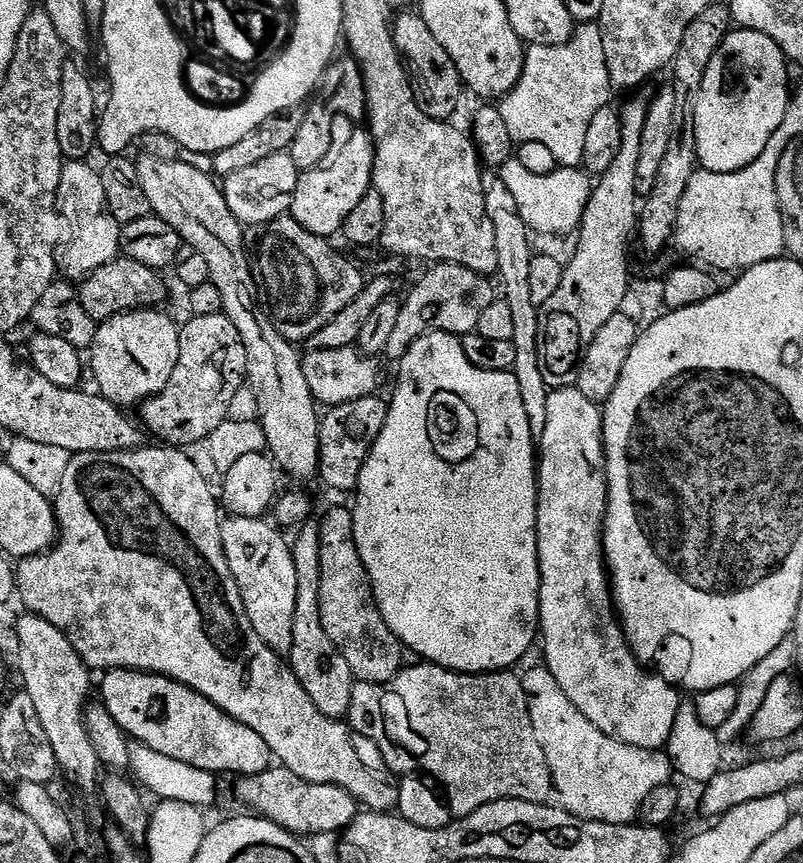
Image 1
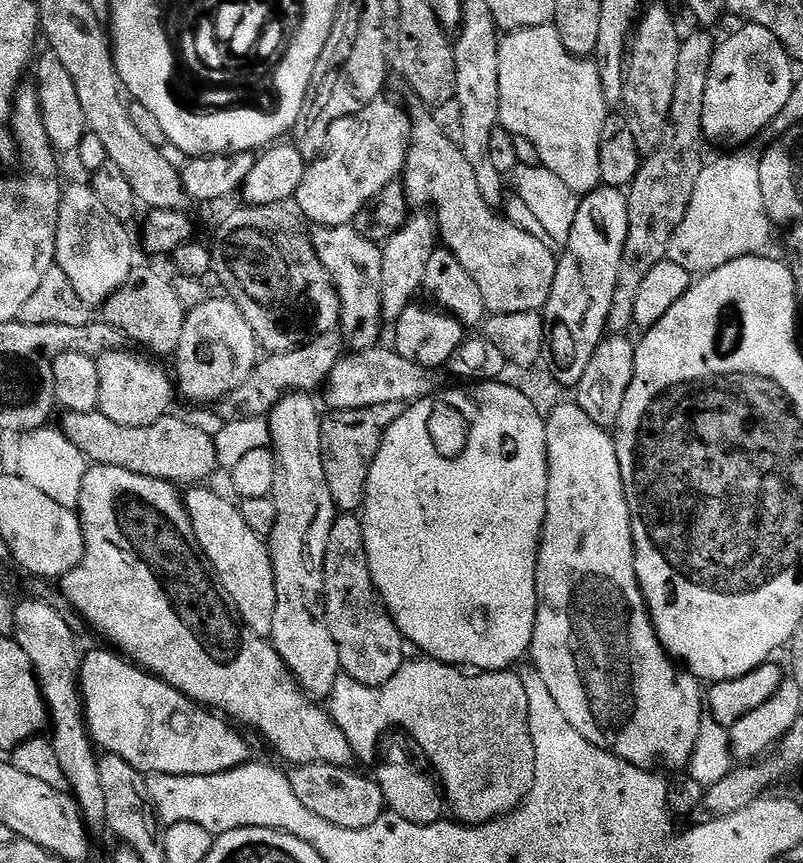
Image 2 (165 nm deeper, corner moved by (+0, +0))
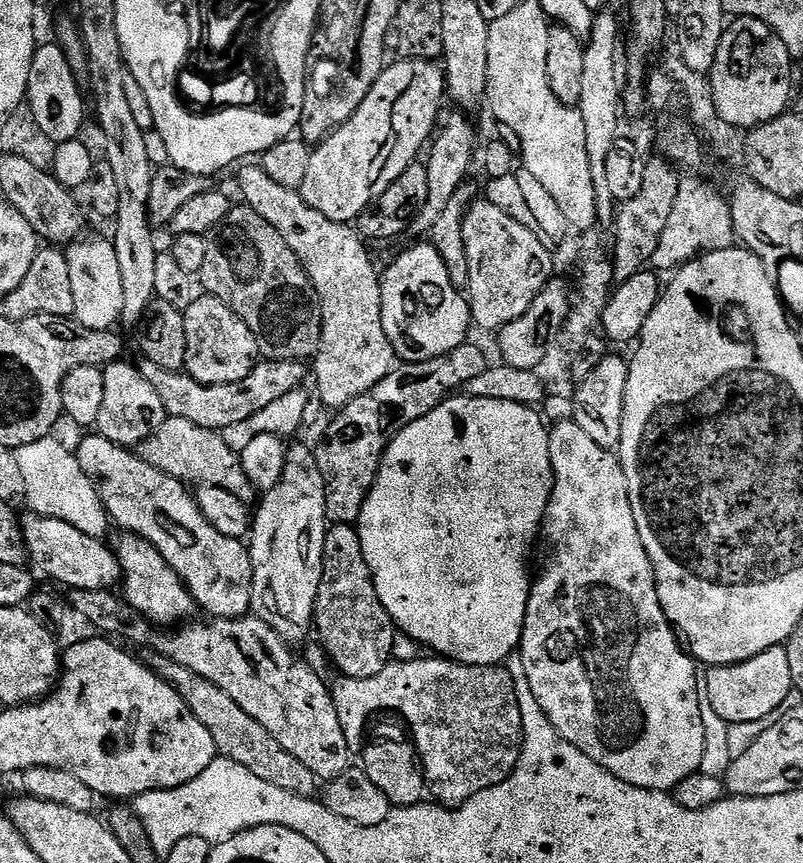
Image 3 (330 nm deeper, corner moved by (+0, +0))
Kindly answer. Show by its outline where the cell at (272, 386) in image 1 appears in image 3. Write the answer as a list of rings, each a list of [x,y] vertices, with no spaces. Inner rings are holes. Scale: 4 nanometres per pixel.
[[[304,444],[288,448],[286,466],[282,478],[274,490],[263,493],[259,501],[260,509],[255,509],[252,530],[246,547],[253,564],[253,590],[251,615],[266,622],[289,646],[297,646],[308,635],[313,635],[316,619],[316,599],[322,586],[324,573],[324,547],[326,534],[330,527],[326,486],[322,482],[322,470],[318,470],[316,456]]]

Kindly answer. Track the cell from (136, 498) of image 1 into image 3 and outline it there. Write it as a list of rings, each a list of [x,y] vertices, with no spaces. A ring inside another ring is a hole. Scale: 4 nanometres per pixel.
[[[125,533],[121,537],[116,553],[123,576],[122,592],[128,603],[158,626],[172,626],[189,619],[196,610],[196,603],[187,584],[147,541],[135,533]]]

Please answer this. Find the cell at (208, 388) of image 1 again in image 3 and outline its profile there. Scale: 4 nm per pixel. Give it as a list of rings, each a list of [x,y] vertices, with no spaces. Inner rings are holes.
[[[207,294],[197,295],[190,307],[183,309],[186,328],[186,362],[184,368],[189,376],[203,384],[229,384],[242,382],[261,359],[260,347],[256,336],[230,310],[226,302]]]

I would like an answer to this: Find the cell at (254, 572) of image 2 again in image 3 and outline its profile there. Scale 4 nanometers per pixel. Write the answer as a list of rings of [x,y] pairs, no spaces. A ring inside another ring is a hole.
[[[88,434],[75,449],[78,462],[96,487],[96,493],[104,504],[113,525],[118,524],[125,533],[135,533],[156,548],[158,554],[170,564],[194,594],[195,603],[217,618],[240,618],[246,616],[252,607],[253,564],[247,547],[241,541],[224,536],[204,517],[204,514],[189,485],[183,480],[167,476],[162,470],[150,466],[140,459],[135,451],[110,442],[105,436]]]

